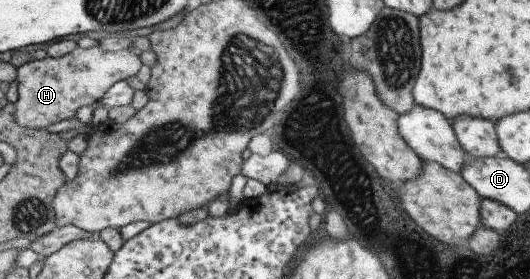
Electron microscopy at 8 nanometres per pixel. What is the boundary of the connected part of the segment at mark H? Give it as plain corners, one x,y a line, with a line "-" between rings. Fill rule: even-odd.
80,43
74,50
60,58
47,56
18,67
18,99
16,118
19,125
45,130
59,121
71,119
81,107
101,102
120,80
127,80
138,73
139,57
131,47
119,51
103,51
98,47
83,49

